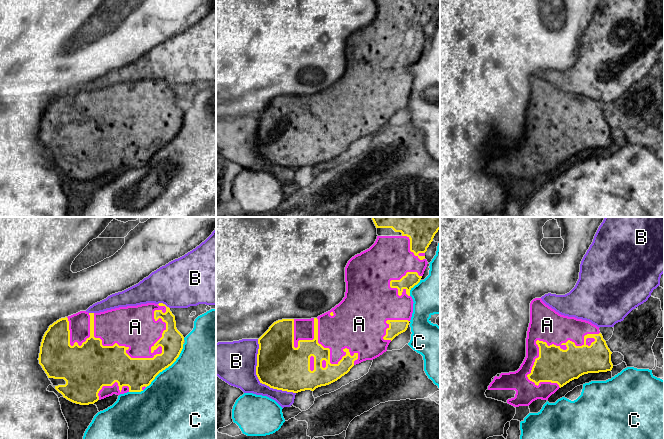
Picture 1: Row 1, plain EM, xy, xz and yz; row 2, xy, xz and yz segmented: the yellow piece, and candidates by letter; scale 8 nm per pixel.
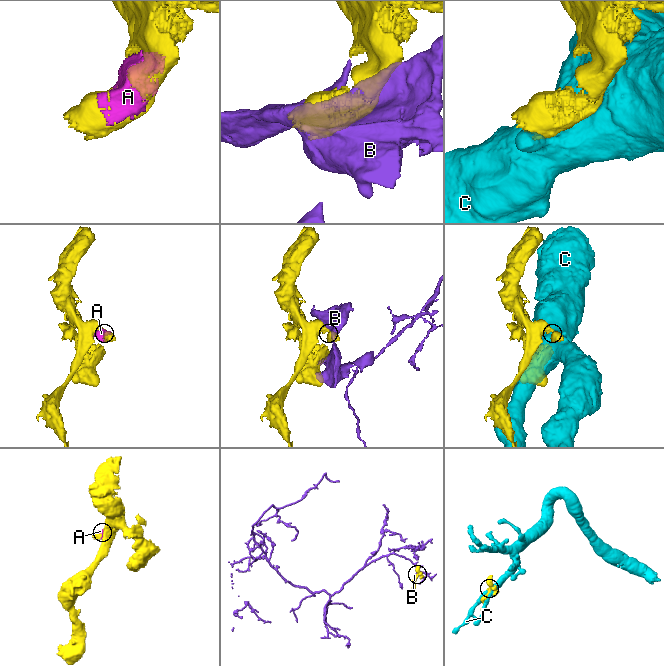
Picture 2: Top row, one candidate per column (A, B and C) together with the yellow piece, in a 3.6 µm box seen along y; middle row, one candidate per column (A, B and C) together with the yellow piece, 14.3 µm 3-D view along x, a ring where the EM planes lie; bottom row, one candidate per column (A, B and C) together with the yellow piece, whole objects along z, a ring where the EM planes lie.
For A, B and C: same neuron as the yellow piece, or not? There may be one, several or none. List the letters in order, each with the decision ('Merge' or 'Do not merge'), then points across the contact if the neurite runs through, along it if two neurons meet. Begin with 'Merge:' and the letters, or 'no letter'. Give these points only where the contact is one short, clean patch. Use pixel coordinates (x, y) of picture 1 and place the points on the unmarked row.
Merge: A
A: Merge
B: Do not merge
C: Do not merge

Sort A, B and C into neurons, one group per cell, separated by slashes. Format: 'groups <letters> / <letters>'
groups A / B / C

